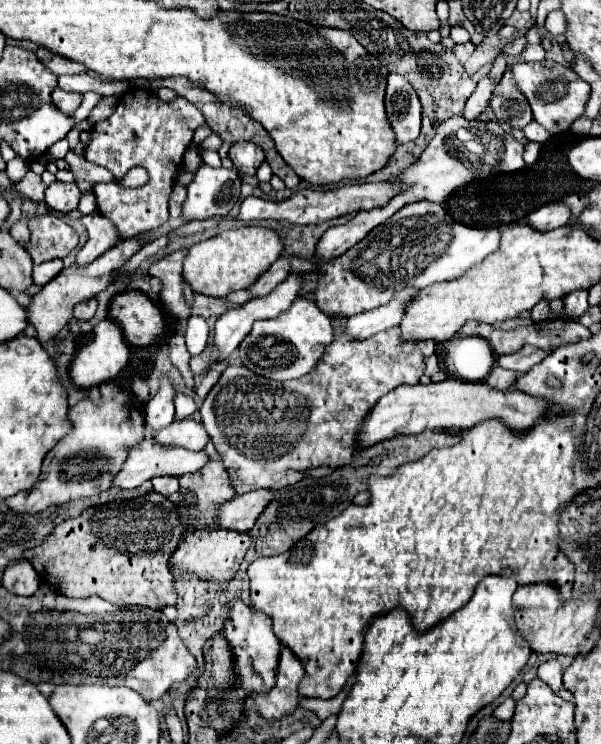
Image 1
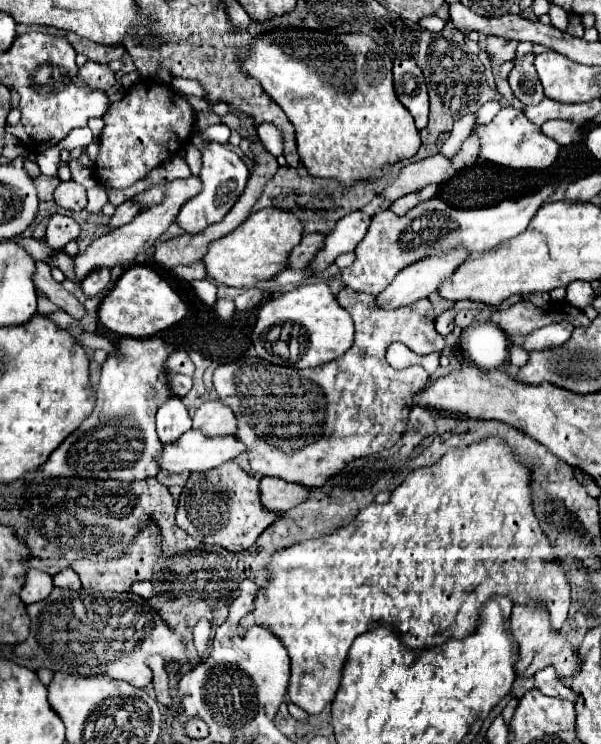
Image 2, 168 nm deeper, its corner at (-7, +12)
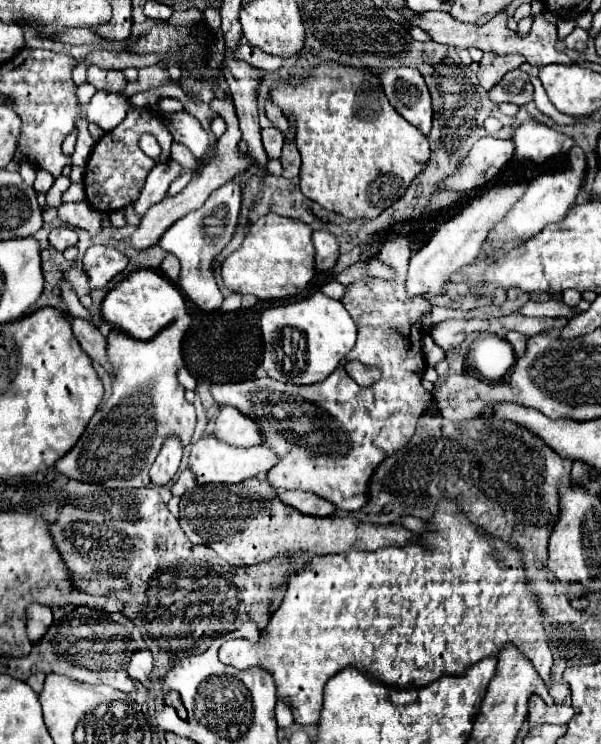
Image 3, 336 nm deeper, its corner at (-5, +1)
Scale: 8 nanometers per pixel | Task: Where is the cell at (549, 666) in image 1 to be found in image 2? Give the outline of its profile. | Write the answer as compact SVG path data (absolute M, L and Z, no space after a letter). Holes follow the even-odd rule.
M546 666L544 670L536 672L534 680L536 680L534 686L536 686L540 692L544 692L546 696L554 696L554 698L562 698L562 700L572 700L572 702L578 698L578 694L576 694L574 690L566 688L566 686L556 678L556 670L554 670L552 666Z

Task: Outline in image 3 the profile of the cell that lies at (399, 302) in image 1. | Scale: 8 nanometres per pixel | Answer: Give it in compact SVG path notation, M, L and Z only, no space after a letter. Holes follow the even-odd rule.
M524 183L522 185L498 185L492 189L486 189L480 197L472 199L458 215L454 215L448 223L440 225L438 231L432 235L432 239L412 255L408 277L406 277L406 293L410 297L446 295L446 283L450 281L450 275L476 261L480 245L486 239L486 233L498 219L502 219L502 215L514 205L514 199L518 199L518 195L522 195L524 189L526 189Z

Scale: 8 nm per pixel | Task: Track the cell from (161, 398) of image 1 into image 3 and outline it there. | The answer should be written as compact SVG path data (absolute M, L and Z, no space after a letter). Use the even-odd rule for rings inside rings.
M176 433L166 435L164 445L162 445L152 469L150 469L152 483L156 483L156 485L168 483L174 477L174 473L178 471L182 453L184 453L184 443L180 441L180 437Z

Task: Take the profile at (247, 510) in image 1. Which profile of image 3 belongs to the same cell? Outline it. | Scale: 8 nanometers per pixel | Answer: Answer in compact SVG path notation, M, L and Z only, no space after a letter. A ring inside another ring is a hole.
M282 491L278 493L278 499L284 505L290 505L294 509L298 509L304 515L312 515L312 517L326 517L330 513L334 513L334 505L314 493L306 493L306 491Z

